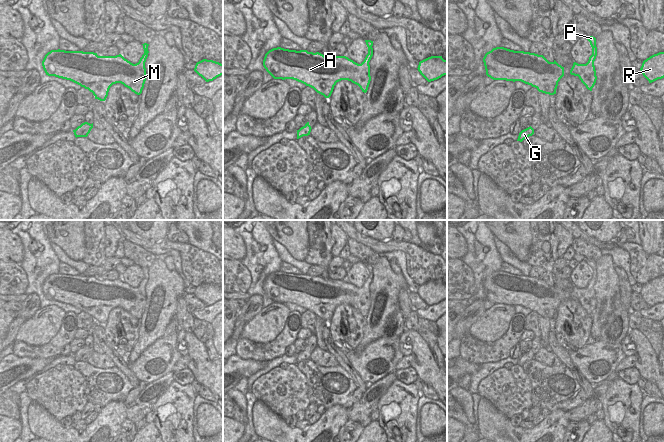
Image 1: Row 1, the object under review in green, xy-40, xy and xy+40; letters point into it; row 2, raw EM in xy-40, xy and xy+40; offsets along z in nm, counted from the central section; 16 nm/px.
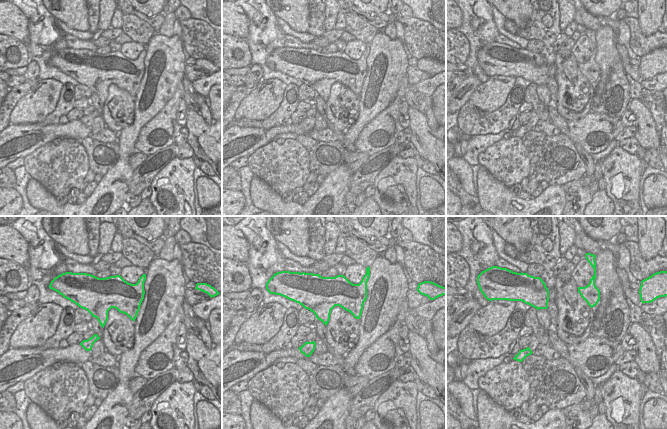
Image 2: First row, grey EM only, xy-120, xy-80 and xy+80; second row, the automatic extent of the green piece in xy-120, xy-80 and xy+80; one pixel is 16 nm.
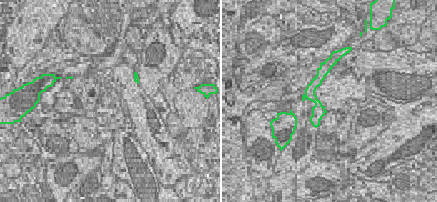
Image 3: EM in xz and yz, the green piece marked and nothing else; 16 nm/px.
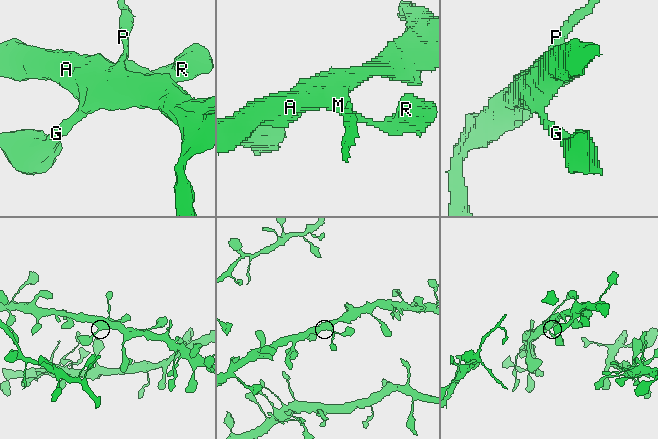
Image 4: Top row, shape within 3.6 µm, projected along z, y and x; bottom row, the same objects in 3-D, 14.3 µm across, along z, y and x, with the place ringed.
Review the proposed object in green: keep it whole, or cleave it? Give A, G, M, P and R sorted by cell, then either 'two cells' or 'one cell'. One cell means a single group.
groups A G M P R; one cell

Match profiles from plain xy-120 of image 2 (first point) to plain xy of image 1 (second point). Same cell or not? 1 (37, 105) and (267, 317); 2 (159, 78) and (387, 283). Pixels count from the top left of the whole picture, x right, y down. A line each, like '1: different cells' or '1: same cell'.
1: same cell
2: same cell

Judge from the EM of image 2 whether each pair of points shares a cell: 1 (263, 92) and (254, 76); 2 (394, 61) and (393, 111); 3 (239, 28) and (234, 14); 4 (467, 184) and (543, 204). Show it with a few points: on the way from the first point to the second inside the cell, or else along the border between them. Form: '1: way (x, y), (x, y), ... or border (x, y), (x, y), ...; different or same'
1: border (261, 79), (254, 88); different
2: border (401, 79), (395, 98), (375, 116); different
3: way (237, 25), (234, 22), (234, 17); same
4: border (476, 190), (477, 195); different

